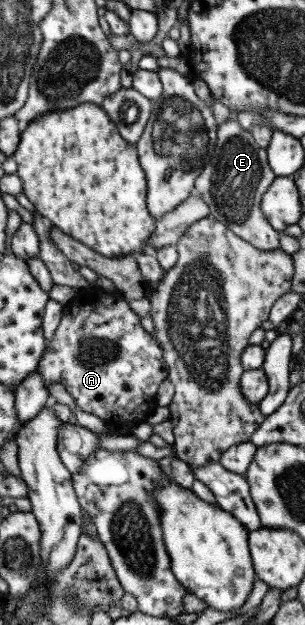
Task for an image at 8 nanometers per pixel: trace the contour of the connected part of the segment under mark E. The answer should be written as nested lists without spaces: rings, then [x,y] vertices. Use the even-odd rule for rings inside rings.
[[[230,116],[217,130],[217,140],[211,159],[196,177],[194,192],[208,205],[209,214],[222,221],[234,234],[253,247],[274,250],[279,247],[282,233],[274,230],[260,208],[262,196],[275,179],[267,162],[266,149],[256,144],[250,131],[241,128],[238,120]]]

